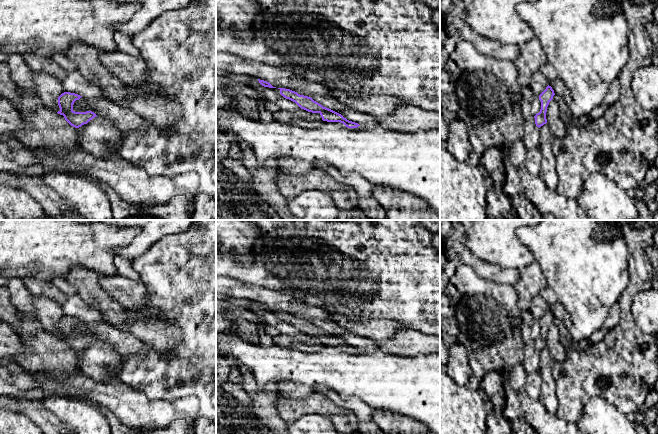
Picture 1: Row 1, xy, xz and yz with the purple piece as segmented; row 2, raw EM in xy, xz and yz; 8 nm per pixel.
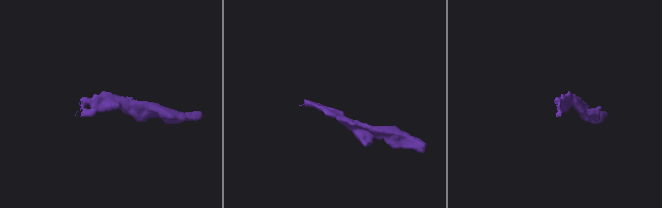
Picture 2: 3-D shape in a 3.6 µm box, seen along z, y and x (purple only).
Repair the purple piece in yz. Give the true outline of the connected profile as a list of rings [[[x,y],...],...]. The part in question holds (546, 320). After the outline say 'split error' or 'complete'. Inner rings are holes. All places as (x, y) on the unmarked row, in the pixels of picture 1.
[[[547,310],[546,313],[539,319],[539,324],[541,325],[541,333],[540,336],[537,337],[535,342],[535,348],[537,351],[541,351],[544,348],[547,347],[546,343],[546,336],[547,331],[549,329],[549,326],[553,323],[553,320],[555,319],[554,314],[551,310]]]; complete

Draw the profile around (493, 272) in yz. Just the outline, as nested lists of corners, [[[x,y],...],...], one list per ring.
[[[446,241],[443,243],[443,251],[447,258],[457,253],[460,263],[469,263],[473,270],[482,278],[513,286],[518,282],[519,270],[505,268],[497,264],[483,261],[472,255],[469,250],[461,244]]]

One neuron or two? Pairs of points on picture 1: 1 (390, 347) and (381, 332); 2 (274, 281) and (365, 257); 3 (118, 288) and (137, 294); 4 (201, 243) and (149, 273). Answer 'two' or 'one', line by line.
1: two
2: one
3: one
4: one

